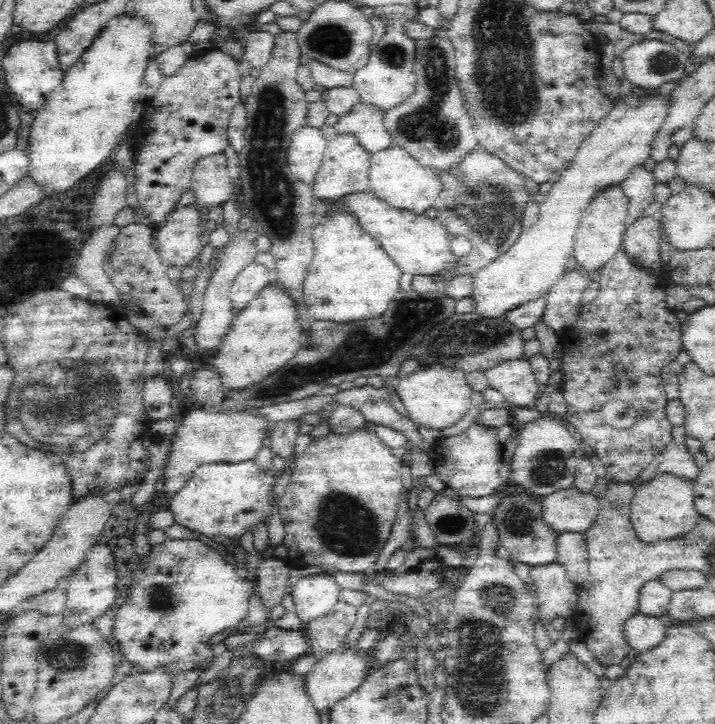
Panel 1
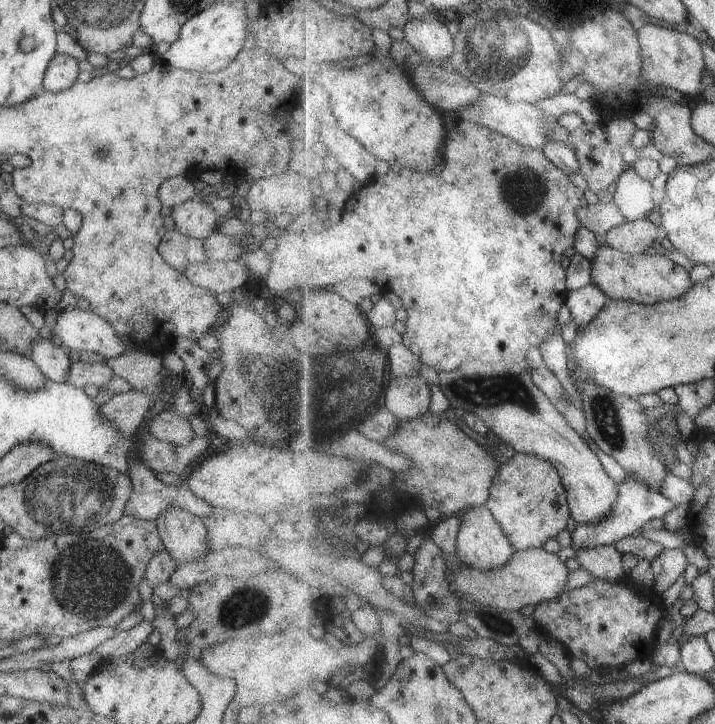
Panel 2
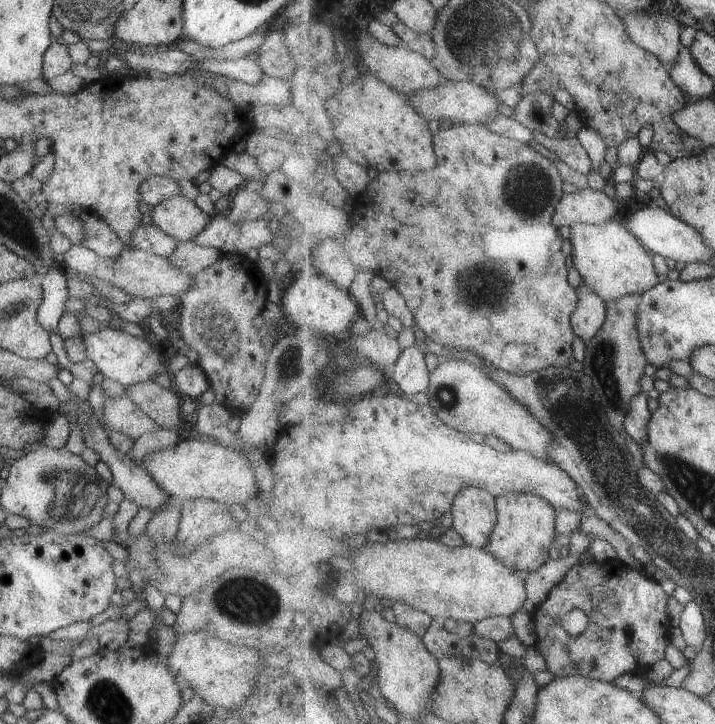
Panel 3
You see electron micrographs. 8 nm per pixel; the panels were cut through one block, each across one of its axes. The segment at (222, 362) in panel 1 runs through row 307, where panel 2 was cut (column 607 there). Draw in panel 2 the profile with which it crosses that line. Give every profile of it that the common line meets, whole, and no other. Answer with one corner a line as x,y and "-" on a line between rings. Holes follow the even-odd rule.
604,240
593,258
592,283
596,284
611,300
633,301
645,305
657,304
681,298
695,283
690,270
676,264
669,255
639,253
637,255
619,252

